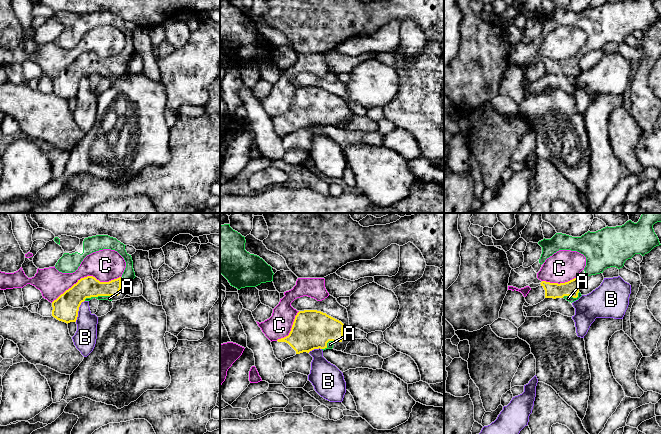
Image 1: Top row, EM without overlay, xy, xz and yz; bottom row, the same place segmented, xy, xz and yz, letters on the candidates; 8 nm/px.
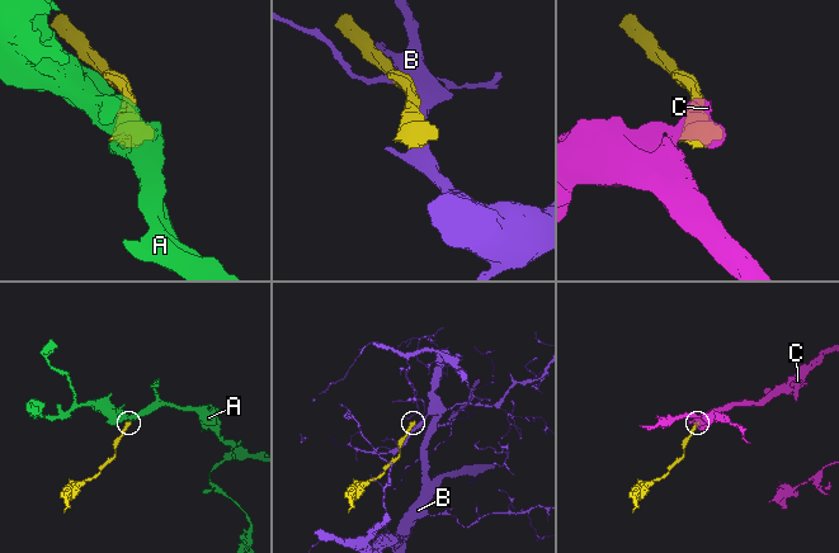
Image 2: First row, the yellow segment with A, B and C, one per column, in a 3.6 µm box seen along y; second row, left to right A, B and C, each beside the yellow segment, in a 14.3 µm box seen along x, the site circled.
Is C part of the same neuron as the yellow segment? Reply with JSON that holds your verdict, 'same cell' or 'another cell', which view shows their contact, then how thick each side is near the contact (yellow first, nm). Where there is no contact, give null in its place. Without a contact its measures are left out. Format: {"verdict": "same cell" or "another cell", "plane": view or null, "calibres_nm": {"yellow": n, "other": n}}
{"verdict": "another cell", "plane": "xy", "calibres_nm": {"yellow": 190, "other": 260}}

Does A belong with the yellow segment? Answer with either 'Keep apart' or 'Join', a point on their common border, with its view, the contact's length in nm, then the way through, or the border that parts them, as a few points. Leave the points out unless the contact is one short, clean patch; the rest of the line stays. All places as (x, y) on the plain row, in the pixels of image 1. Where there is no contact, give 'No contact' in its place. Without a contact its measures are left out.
Join. Touches yellow at xy (97, 72). Shared border 220 nm

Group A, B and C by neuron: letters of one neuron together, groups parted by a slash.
A / B / C

